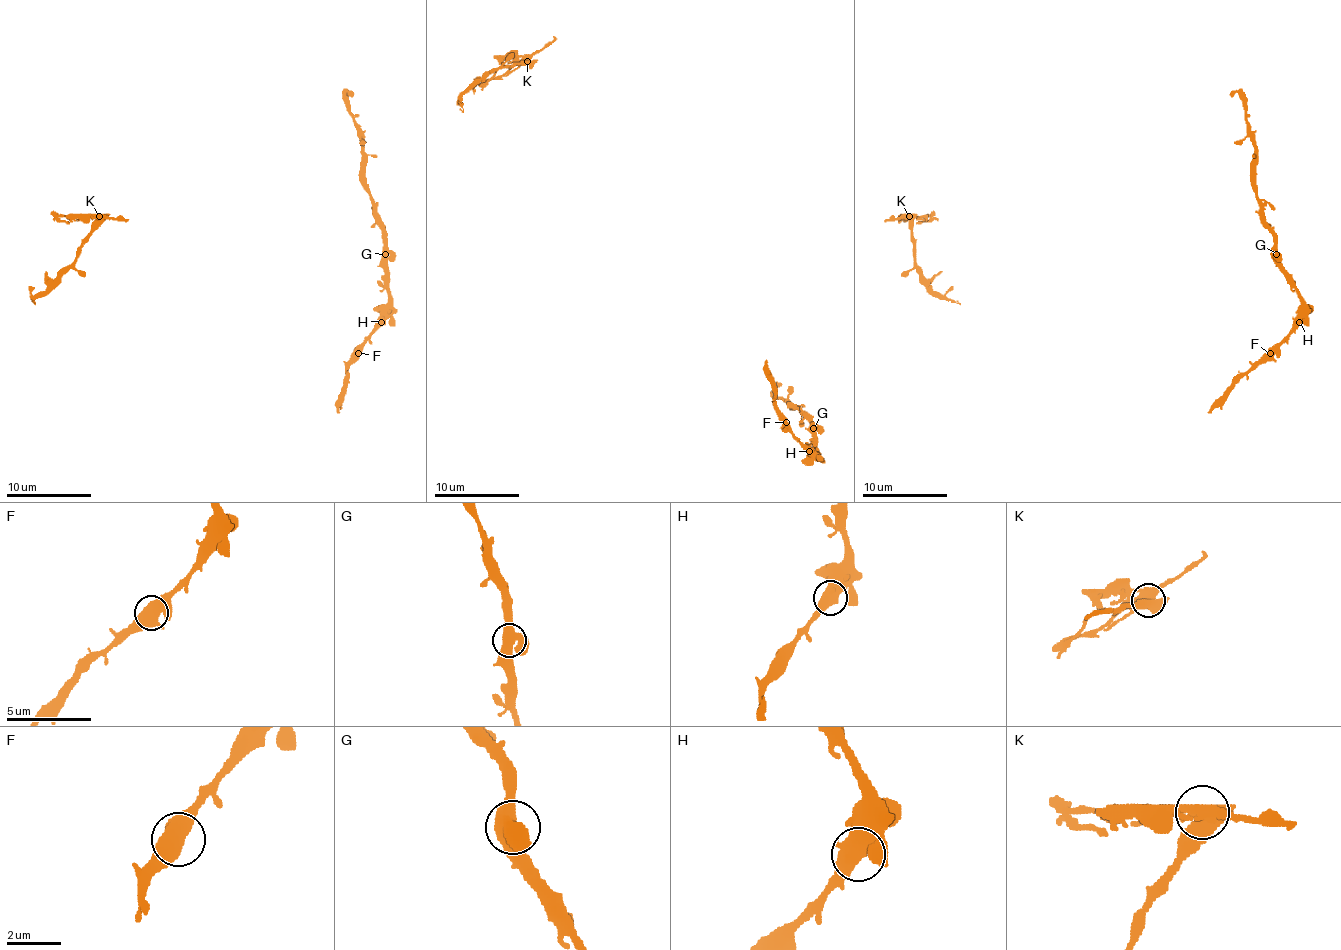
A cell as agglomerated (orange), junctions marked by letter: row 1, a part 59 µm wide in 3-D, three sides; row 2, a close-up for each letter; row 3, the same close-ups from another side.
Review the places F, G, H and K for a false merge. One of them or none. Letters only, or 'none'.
K

